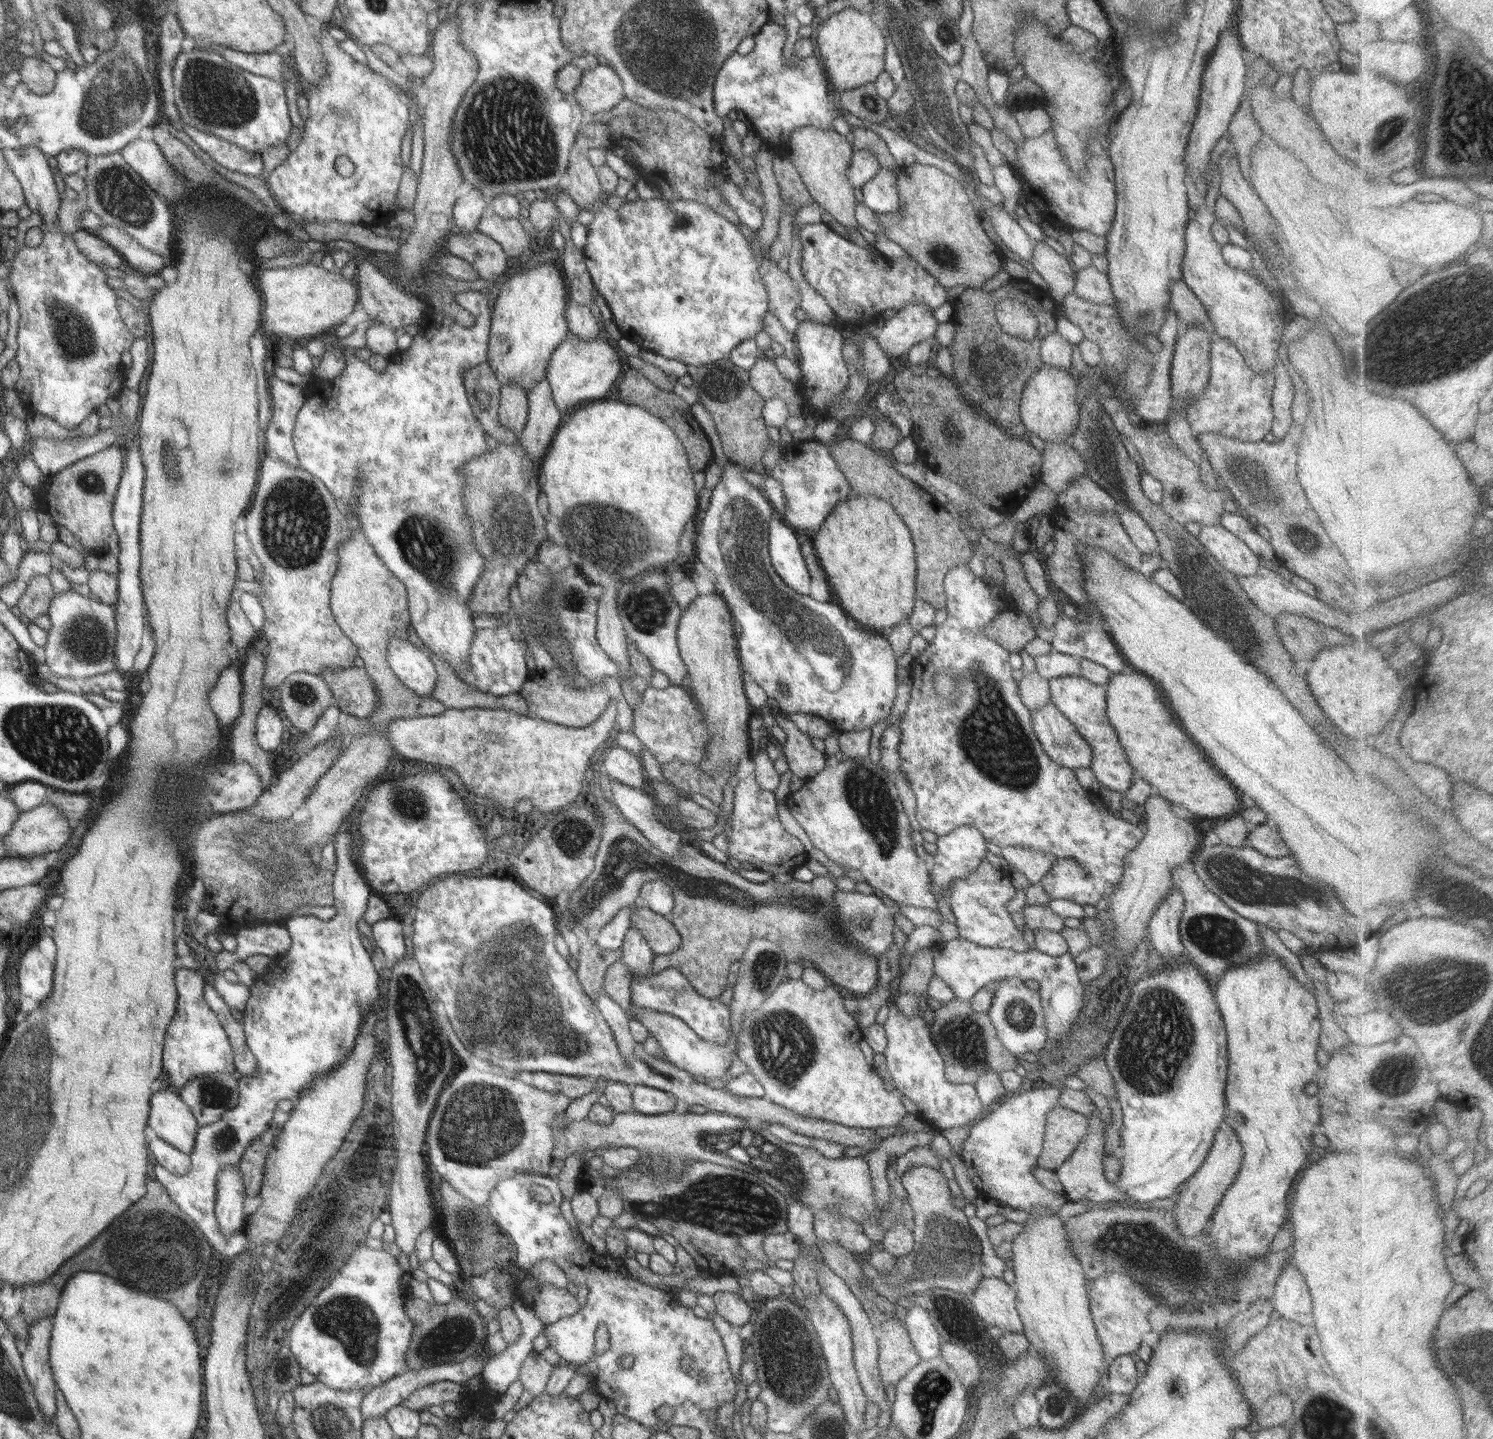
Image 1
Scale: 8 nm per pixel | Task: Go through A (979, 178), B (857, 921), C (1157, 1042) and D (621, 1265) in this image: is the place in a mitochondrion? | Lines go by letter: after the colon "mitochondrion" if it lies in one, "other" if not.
A: other
B: mitochondrion
C: mitochondrion
D: other

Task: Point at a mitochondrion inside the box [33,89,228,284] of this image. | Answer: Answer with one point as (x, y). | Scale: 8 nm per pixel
(119, 195)

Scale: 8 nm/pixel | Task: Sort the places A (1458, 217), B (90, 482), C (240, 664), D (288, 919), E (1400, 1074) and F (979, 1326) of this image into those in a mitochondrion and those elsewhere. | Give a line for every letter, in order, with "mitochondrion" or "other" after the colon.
A: other
B: mitochondrion
C: other
D: other
E: mitochondrion
F: other

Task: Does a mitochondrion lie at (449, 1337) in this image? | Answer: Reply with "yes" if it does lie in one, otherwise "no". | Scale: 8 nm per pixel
yes

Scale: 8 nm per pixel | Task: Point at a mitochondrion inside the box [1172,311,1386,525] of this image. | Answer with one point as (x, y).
(1256, 483)

